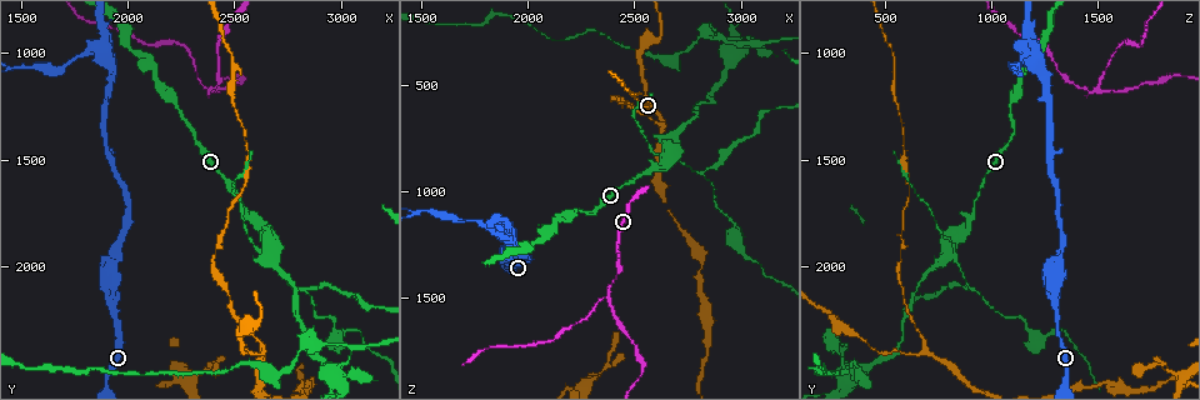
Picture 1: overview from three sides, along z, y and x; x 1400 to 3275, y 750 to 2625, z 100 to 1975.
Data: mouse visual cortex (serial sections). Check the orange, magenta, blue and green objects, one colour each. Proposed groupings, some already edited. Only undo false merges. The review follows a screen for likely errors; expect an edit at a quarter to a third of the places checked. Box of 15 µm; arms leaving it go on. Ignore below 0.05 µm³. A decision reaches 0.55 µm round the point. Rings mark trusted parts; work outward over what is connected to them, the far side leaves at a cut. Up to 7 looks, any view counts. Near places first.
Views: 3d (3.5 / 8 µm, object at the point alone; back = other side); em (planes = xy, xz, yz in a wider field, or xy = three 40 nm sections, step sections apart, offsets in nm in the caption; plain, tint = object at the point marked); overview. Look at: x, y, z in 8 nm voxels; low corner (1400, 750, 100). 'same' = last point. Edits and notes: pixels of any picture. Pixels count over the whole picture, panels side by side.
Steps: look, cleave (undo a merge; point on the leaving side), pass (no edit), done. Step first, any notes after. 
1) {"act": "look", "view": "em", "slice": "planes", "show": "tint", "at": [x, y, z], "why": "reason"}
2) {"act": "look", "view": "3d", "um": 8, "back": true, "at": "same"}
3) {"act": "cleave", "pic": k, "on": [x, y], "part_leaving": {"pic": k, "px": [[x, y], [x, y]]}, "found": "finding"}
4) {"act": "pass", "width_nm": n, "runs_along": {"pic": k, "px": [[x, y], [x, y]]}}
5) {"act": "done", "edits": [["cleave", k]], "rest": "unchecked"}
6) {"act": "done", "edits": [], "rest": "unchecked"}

{"act": "look", "view": "3d", "um": 3.5, "at": [2620, 2400, 700], "why": "three arms meet"}

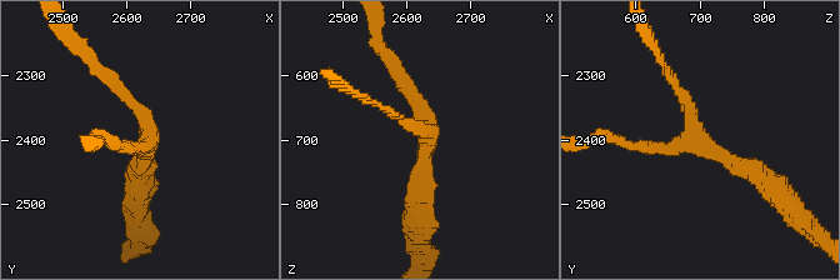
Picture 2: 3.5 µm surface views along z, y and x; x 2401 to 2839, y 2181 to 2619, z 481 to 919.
{"act": "look", "view": "em", "slice": "xy", "step": 5, "show": "tint", "at": [2635, 2390, 695], "arms": 3, "arm_widths_nm": [150, 200, 200]}

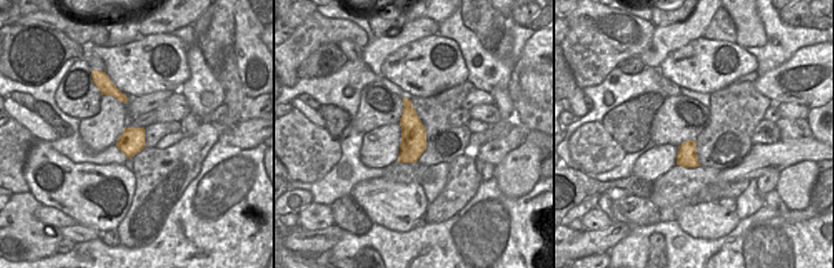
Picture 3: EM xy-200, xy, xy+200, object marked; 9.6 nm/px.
{"act": "pass", "runs_along": {"pic": 2, "px": [[666, 69], [695, 134], [669, 149], [628, 145]]}, "found": "continuous, no second cell"}

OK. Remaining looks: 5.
{"act": "look", "view": "3d", "um": 3.5, "at": [3040, 2380, 290], "why": "three-way junction"}

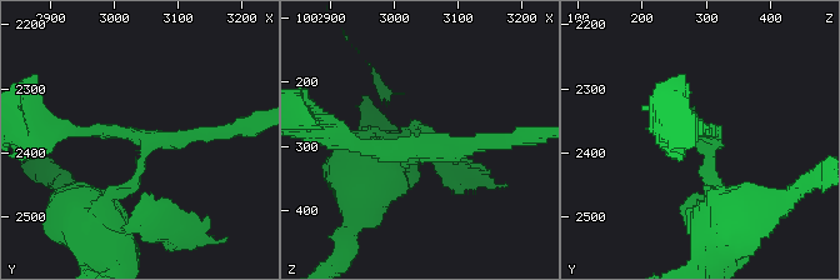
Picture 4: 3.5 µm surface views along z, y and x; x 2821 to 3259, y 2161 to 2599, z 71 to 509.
{"act": "look", "view": "em", "slice": "xy", "step": 1, "show": "tint", "at": [3050, 2390, 305], "arms": 3, "arm_widths_nm": [150, 200, 200]}

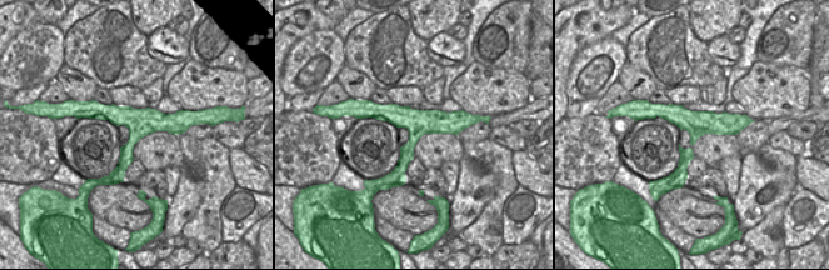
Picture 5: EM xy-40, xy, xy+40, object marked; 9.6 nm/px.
{"act": "cleave", "pic": 4, "on": [140, 134], "part_leaving": {"pic": 4, "px": [[136, 174], [144, 139], [64, 128]]}, "found": "two cells meet here"}

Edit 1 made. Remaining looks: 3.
{"act": "look", "view": "overview", "why": "see it whole again"}

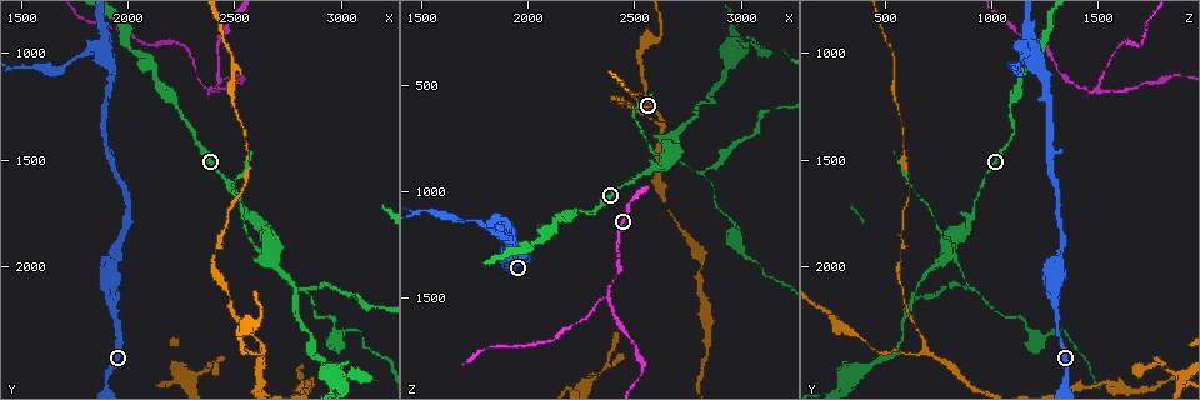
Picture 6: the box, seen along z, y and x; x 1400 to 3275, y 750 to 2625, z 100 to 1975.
{"act": "look", "view": "3d", "um": 3.5, "back": true, "at": [2670, 1930, 790], "why": "sudden change in width"}

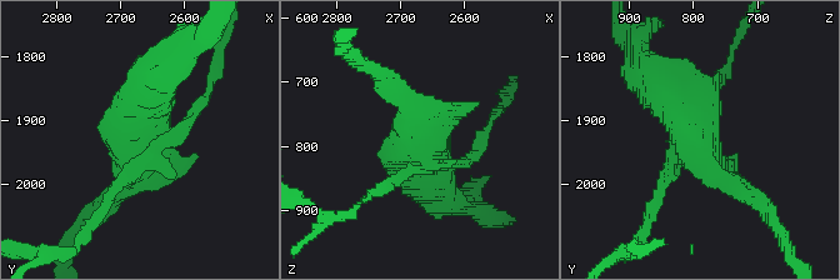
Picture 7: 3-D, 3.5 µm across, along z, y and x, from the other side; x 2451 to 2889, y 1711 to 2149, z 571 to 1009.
{"act": "look", "view": "em", "slice": "xy", "step": 3, "show": "tint", "at": [2660, 1940, 795], "why": "now the EM"}

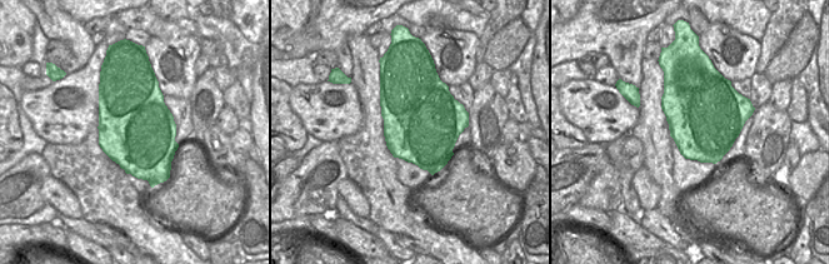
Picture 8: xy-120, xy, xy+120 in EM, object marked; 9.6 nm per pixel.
{"act": "cleave", "pic": 7, "on": [479, 140], "width_nm": 750, "part_leaving": {"pic": 7, "px": [[420, 170], [389, 183], [348, 215]]}, "found": "a second cell is stuck on"}

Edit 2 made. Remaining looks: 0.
{"act": "done", "edits": [["cleave", 4], ["cleave", 7]], "rest": "unchecked"}

